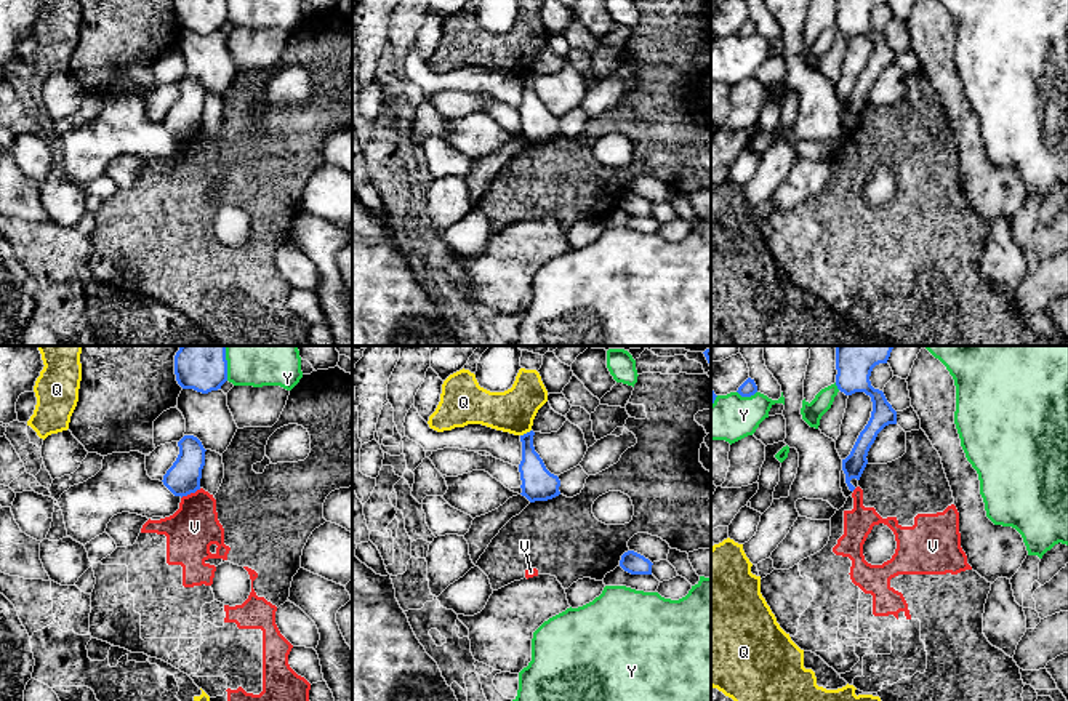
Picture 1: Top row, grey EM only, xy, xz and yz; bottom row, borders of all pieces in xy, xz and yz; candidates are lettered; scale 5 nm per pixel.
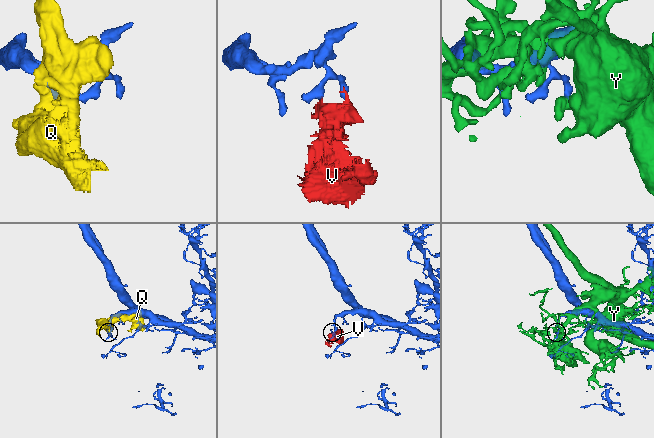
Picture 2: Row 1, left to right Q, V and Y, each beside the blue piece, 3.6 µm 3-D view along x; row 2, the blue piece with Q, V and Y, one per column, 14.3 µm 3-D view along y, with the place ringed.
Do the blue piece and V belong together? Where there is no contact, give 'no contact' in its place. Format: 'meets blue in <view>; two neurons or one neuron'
meets blue in xy; two neurons

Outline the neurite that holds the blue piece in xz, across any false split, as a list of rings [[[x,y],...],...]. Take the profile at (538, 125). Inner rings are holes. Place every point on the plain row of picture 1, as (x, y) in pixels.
[[[535,74],[520,77],[522,102],[519,106],[522,138],[530,144],[548,142],[560,136],[560,122],[551,115],[533,88]]]

